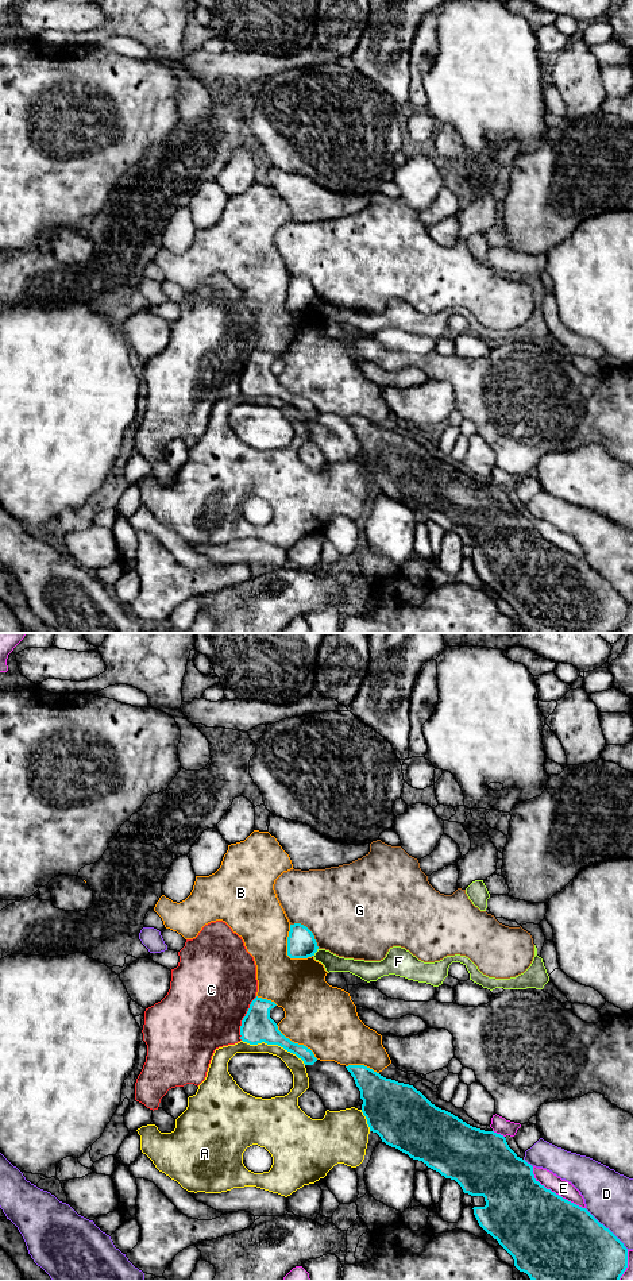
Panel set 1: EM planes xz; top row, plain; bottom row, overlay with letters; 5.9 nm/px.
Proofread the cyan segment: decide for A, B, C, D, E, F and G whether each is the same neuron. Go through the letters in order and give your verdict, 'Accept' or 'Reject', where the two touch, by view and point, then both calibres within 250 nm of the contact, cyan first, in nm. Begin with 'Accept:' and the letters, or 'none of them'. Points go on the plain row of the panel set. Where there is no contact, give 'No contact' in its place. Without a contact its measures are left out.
Accept: none of them
A: Reject. Touches cyan at xz (274, 396). Thickness 190 nm (cyan) against 90 nm
B: Reject. Touches cyan at xz (288, 304). Thickness 170 nm (cyan) against 320 nm
C: Reject. Touches cyan at xz (243, 370). Thickness 190 nm (cyan) against 500 nm
D: Reject. Touches cyan at xz (605, 579). Thickness 500 nm (cyan) against 300 nm
E: Reject. Touches cyan at xz (554, 544). Thickness 480 nm (cyan) against 100 nm
F: Reject. Touches cyan at xz (316, 303). Thickness 170 nm (cyan) against 110 nm
G: Reject. Touches cyan at xz (309, 282). Thickness 170 nm (cyan) against 480 nm

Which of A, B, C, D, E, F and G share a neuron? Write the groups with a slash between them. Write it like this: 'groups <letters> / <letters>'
groups A / B / C / D / E / F / G

